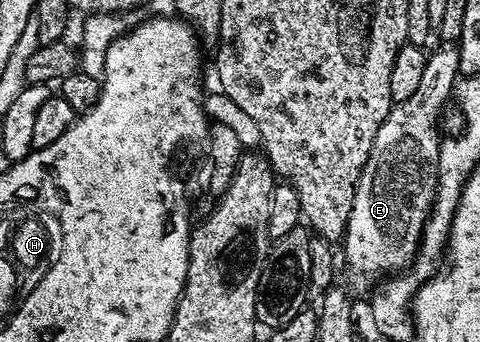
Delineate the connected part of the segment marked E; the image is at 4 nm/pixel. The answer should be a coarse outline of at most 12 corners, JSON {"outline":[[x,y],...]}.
{"outline":[[460,51],[428,53],[354,191],[344,257],[364,277],[413,264],[436,201],[441,114]]}

